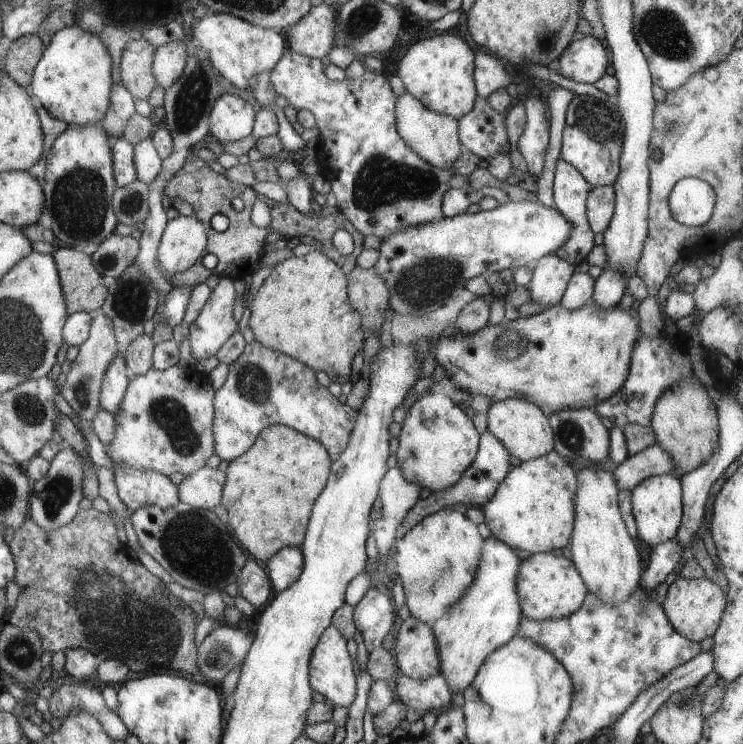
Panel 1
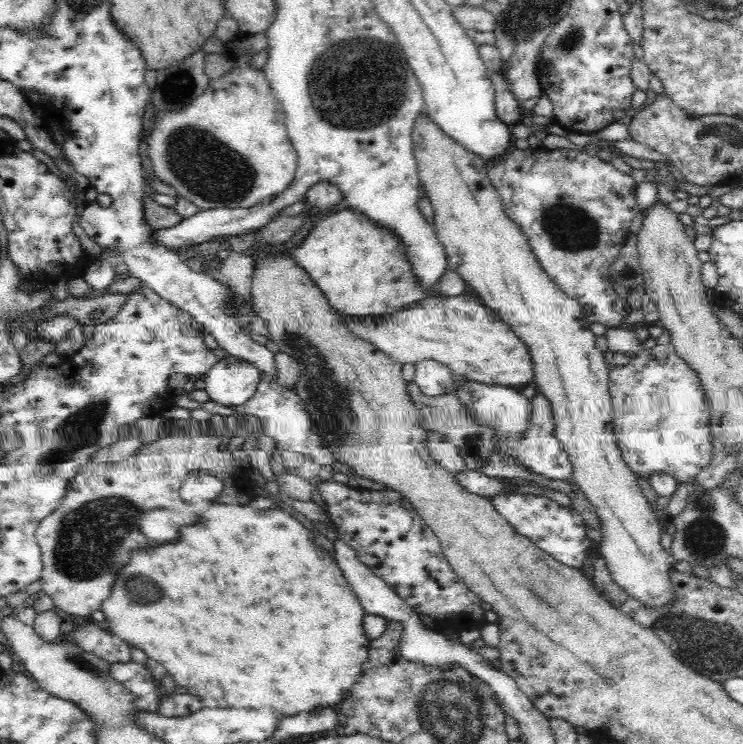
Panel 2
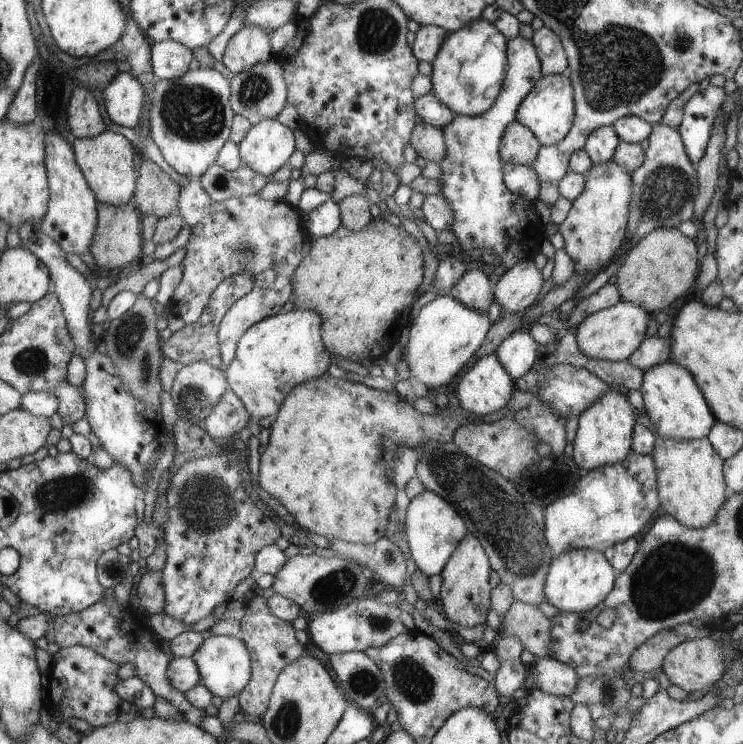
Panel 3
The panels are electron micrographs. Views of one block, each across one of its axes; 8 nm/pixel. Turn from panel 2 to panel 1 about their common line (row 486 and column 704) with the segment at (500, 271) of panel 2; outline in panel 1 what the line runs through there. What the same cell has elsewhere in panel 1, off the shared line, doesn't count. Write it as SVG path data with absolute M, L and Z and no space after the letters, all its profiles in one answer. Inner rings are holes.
M677 578L669 586L666 601L662 602L664 613L672 626L689 640L702 642L708 636L713 636L719 628L720 618L724 614L726 605L726 594L716 586L714 580L703 578Z

